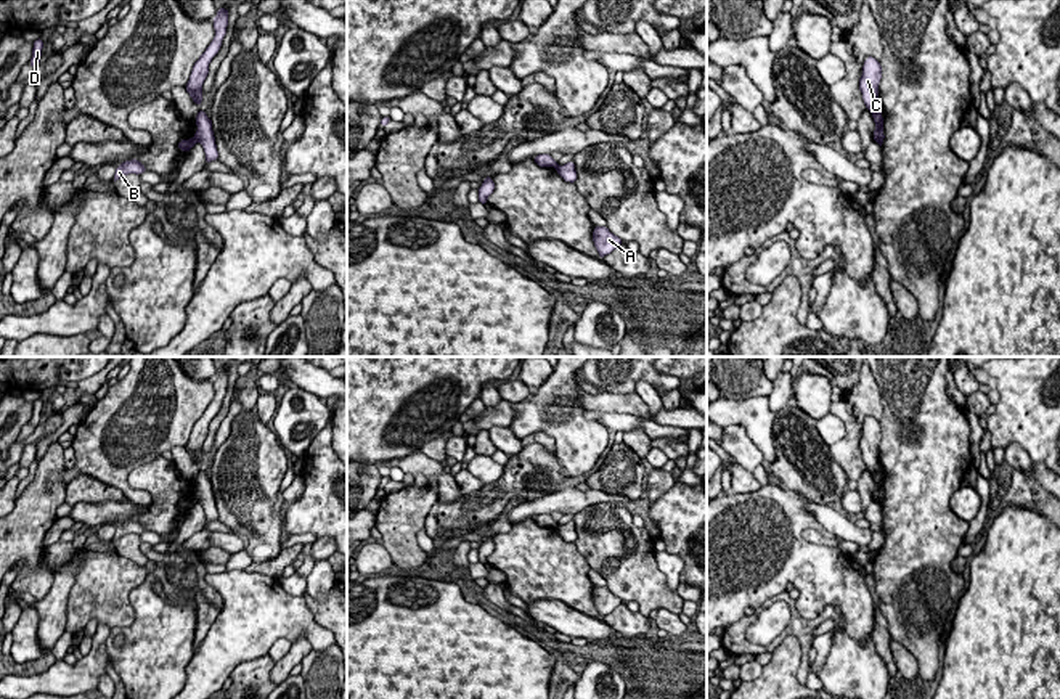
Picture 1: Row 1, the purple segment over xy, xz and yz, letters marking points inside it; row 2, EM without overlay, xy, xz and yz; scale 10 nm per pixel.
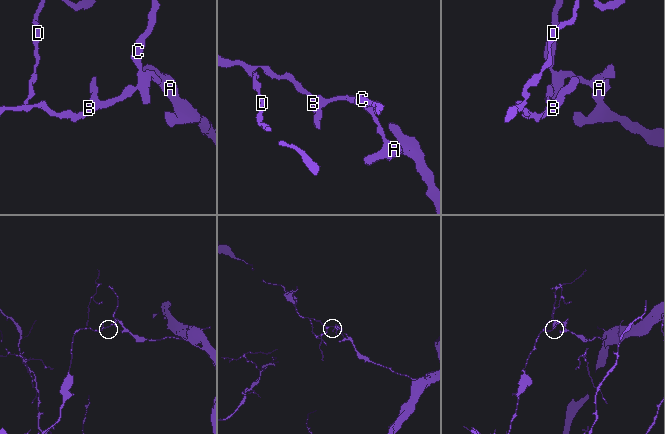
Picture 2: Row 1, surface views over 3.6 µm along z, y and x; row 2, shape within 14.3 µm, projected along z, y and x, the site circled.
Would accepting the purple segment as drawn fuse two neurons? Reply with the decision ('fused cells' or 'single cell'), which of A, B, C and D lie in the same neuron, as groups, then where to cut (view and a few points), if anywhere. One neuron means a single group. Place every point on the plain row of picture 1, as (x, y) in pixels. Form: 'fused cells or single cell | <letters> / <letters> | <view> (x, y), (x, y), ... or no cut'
fused cells | A C / B D | xy (195, 495), (198, 500)

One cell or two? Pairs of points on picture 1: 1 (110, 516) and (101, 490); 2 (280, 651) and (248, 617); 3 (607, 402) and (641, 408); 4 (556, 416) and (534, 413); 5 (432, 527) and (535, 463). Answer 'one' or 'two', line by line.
1: two
2: two
3: one
4: one
5: one

